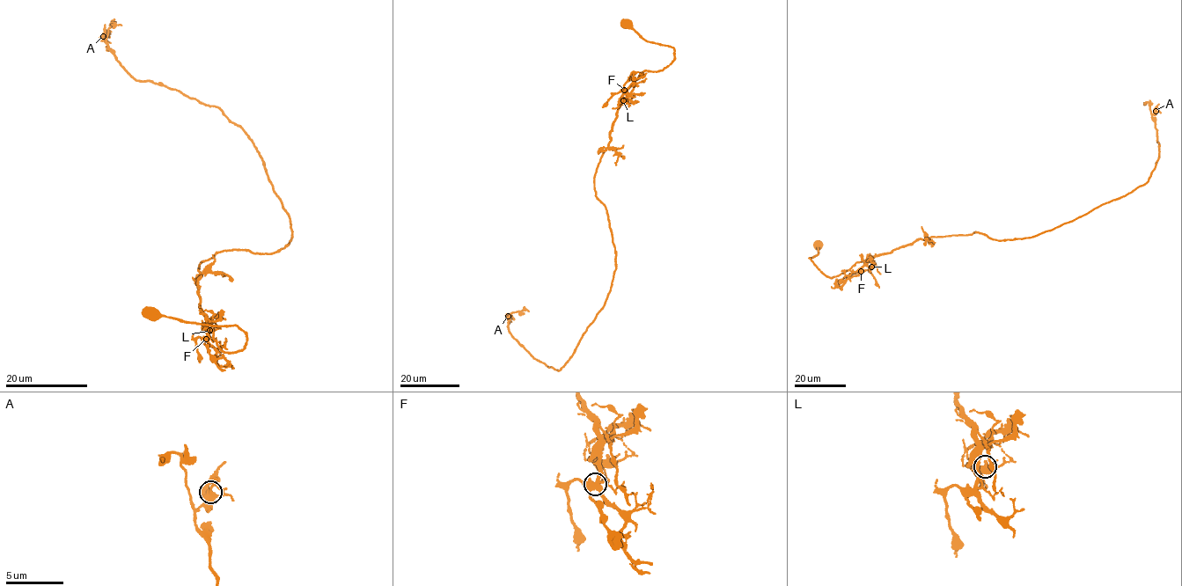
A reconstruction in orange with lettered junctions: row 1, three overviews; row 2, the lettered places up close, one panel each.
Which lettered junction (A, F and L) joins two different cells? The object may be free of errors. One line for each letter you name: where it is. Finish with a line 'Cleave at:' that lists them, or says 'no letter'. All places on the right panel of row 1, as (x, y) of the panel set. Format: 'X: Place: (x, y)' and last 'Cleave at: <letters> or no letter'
F: Place: (861, 271)
Cleave at: F

